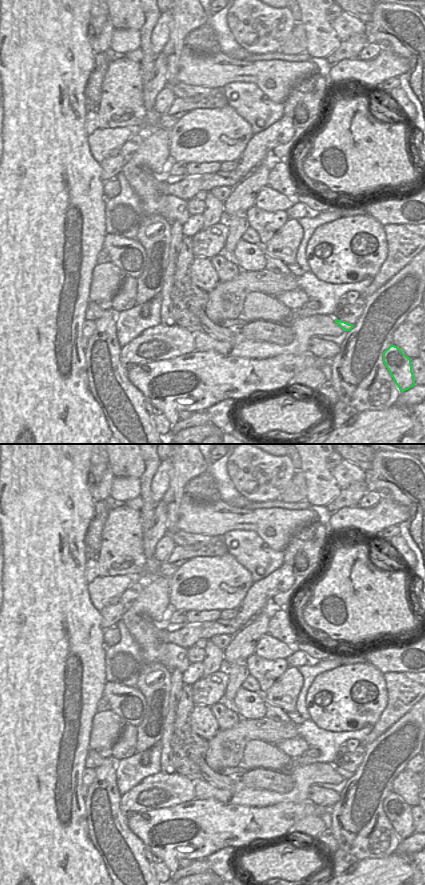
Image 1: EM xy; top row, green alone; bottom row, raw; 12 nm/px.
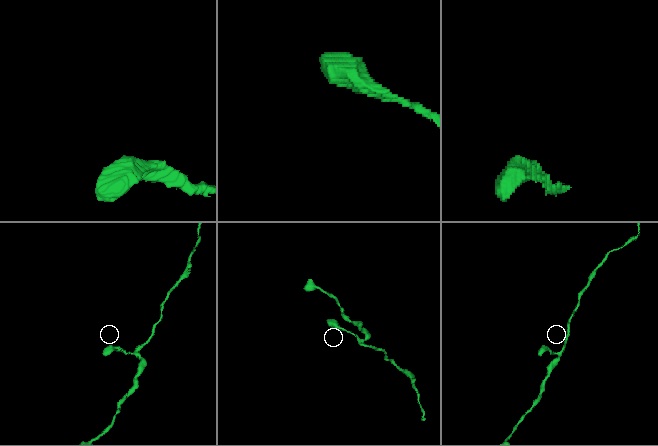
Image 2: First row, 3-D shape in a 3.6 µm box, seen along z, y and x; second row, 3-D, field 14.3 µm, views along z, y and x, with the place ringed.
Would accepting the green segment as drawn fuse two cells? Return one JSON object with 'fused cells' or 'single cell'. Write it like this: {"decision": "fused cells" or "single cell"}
{"decision": "single cell"}

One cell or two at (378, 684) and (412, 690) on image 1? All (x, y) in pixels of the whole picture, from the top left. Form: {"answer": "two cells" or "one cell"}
{"answer": "two cells"}

